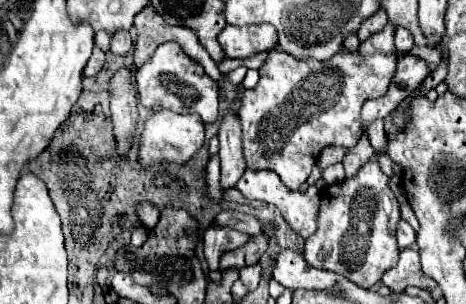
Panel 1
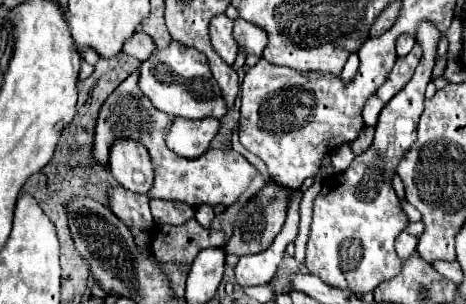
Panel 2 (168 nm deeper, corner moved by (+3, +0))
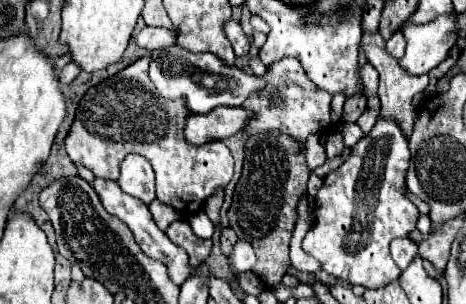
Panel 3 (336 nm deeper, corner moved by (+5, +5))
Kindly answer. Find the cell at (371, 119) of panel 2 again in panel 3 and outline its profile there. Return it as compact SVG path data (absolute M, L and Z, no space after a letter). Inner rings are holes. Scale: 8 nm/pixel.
M366 62L362 66L362 82L366 86L368 98L372 98L376 94L376 90L378 90L378 72L376 72L376 68L370 62Z

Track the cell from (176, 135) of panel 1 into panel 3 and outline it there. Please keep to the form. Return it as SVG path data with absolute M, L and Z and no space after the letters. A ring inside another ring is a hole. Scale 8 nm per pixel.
M214 108L208 114L190 114L186 120L186 140L194 146L202 146L210 140L224 140L246 128L250 112L244 108Z

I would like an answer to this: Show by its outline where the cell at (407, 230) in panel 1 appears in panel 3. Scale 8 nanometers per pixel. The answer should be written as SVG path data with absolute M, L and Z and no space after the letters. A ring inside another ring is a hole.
M396 238L390 244L390 254L392 254L396 266L400 270L404 270L404 268L408 268L410 260L414 260L414 256L418 254L418 246L410 238Z

